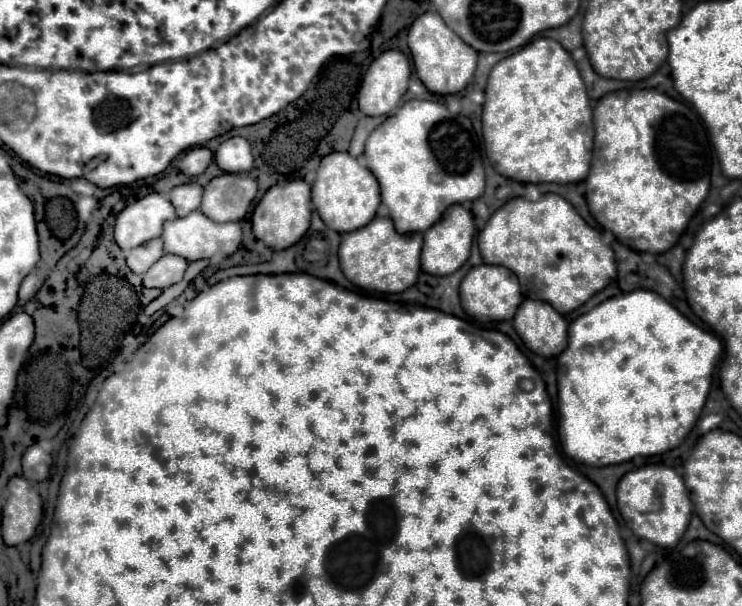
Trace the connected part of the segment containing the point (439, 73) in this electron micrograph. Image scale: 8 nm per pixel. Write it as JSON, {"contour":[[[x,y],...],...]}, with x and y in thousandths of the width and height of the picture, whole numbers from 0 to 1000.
{"contour":[[[588,18],[571,21],[563,28],[550,54],[550,78],[555,87],[555,101],[561,111],[563,130],[574,140],[580,153],[604,157],[604,153],[620,153],[631,134],[636,130],[642,117],[642,97],[644,84],[639,84],[633,74],[628,74],[598,35]]]}

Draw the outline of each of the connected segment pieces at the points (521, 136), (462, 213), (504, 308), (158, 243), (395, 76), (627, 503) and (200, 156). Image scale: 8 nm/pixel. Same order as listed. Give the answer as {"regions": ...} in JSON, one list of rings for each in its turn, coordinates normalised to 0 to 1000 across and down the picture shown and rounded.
{"regions":[[[[725,61],[666,107],[655,140],[650,223],[660,269],[685,295],[701,302],[782,302],[790,295],[801,229],[798,177],[776,104],[752,68]]],[[[609,338],[606,345],[601,345],[601,351],[590,365],[590,371],[582,371],[571,384],[571,408],[569,408],[569,424],[566,424],[569,447],[580,450],[580,454],[612,450],[631,427],[639,384],[642,384],[642,375],[639,375],[636,351],[631,345],[625,345],[623,338]]],[[[644,437],[636,441],[620,467],[620,497],[623,510],[642,530],[660,533],[660,530],[687,530],[704,500],[704,483],[698,470],[698,457],[687,450],[687,444],[674,437]]],[[[205,394],[189,408],[175,411],[170,417],[170,437],[178,450],[191,454],[197,444],[202,444],[202,437],[208,437],[208,431],[213,431],[213,424],[218,424],[218,394]]],[[[518,84],[493,117],[482,150],[482,177],[491,190],[523,190],[550,147],[553,104],[539,84]]],[[[868,767],[844,781],[836,790],[830,814],[838,856],[844,856],[844,866],[854,876],[854,883],[889,903],[908,903],[916,893],[930,860],[933,830],[919,787],[908,774],[898,767]]],[[[259,243],[245,256],[240,279],[253,292],[264,292],[275,285],[283,269],[286,269],[286,249],[280,243]]]]}

